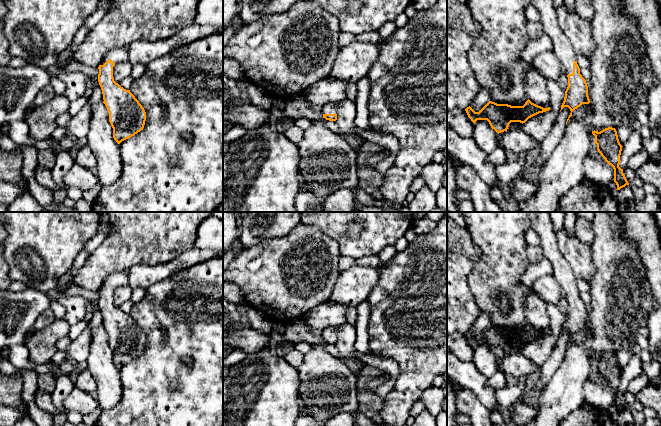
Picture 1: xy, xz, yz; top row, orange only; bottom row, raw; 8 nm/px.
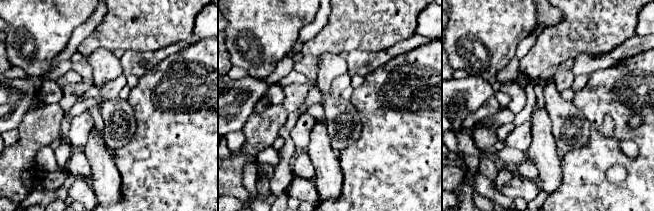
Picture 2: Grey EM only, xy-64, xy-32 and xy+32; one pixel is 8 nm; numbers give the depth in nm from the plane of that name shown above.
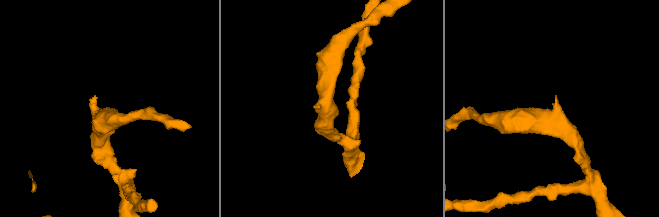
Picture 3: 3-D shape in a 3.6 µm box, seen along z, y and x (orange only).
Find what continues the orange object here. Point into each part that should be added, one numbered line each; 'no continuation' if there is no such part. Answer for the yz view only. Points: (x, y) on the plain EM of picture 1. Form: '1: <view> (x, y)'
1: yz (541, 222)

